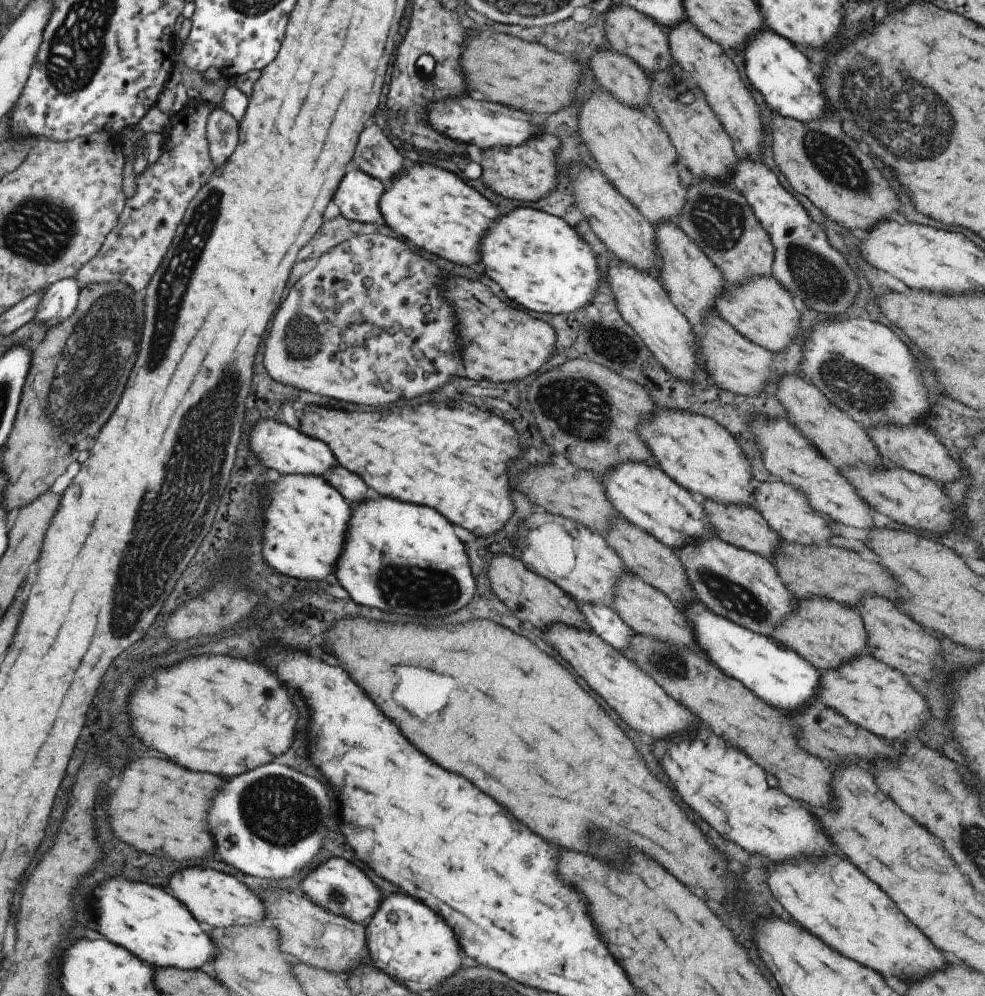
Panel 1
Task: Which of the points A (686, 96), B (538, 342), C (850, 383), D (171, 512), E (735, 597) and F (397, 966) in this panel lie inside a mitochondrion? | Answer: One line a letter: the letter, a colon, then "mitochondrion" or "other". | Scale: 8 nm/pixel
A: mitochondrion
B: other
C: mitochondrion
D: mitochondrion
E: mitochondrion
F: other

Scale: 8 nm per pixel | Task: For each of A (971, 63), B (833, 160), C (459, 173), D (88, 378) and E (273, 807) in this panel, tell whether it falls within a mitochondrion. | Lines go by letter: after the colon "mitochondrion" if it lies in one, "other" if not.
A: other
B: mitochondrion
C: other
D: mitochondrion
E: mitochondrion

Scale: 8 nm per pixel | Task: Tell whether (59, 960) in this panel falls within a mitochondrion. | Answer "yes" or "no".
no

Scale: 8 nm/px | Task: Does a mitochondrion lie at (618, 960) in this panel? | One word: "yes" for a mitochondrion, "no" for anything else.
no

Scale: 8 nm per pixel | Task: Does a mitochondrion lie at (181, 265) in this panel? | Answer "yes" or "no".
yes

